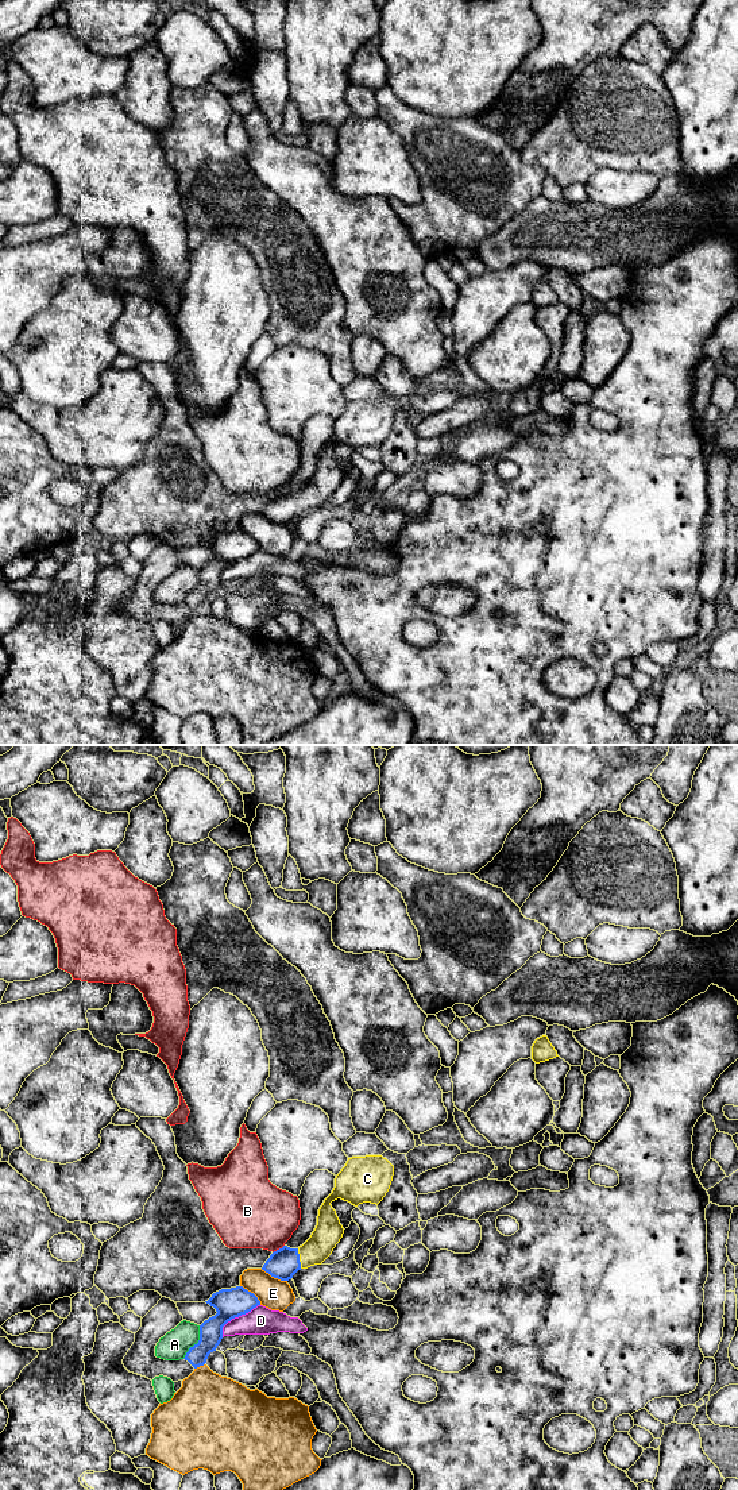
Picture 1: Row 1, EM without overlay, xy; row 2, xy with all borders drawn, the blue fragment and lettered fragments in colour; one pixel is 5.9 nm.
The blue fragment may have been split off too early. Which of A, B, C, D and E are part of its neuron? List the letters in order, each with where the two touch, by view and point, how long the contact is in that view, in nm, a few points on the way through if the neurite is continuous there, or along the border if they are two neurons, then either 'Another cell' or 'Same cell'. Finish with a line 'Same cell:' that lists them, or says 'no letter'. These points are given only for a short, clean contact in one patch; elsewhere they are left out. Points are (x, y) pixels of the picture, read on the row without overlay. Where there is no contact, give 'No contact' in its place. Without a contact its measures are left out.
A: Touches blue at xy (197, 587). Shared border 220 nm. Another cell
B: Touches blue at xy (279, 493). Shared border 90 nm. Another cell
C: Touches blue at xy (298, 502). Shared border 120 nm. Path across: xy (284, 508), (298, 502), (328, 475). Same cell
D: Touches blue at xy (236, 560). Shared border 300 nm. Another cell
E: Touches blue at xy (274, 521). Shared border 180 nm. Another cell
Same cell: C

